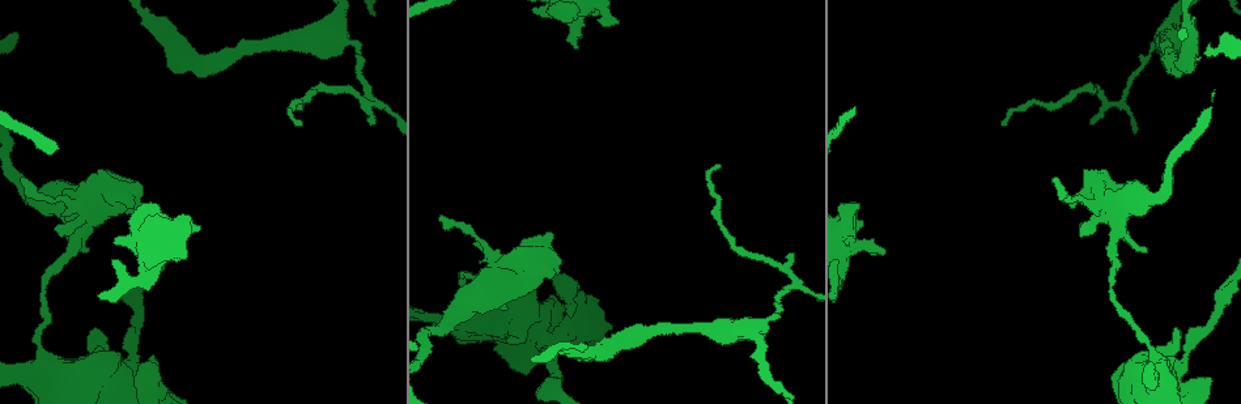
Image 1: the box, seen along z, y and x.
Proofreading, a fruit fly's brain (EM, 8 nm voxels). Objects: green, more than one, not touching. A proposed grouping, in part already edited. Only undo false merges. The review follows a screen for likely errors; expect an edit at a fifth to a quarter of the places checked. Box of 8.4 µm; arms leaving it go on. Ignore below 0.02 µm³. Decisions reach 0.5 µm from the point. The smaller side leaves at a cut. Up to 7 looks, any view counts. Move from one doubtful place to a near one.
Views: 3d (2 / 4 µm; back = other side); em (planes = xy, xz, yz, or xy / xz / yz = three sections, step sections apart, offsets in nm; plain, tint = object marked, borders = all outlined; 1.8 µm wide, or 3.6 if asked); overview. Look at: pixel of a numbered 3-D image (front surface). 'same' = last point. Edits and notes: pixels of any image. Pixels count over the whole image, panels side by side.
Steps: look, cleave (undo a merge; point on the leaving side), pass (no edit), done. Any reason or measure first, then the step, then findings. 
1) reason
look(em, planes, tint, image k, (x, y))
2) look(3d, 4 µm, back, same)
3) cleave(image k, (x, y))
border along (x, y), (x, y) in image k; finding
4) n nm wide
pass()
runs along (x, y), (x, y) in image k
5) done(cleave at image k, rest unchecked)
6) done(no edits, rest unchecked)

abrupt turn
look(3d, 4 µm, image 1, (73, 216))

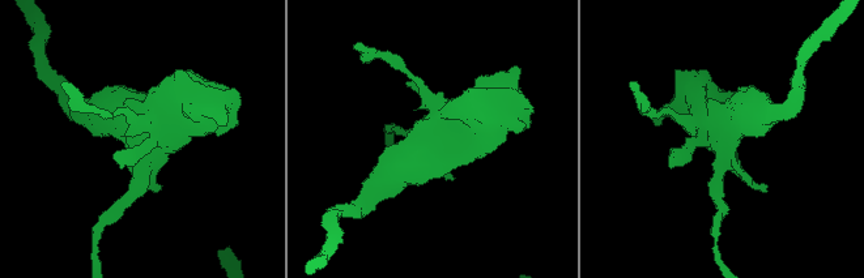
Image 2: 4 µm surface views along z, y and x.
look(em, 3.6 µm, xz, step 4, plain, image 2, (141, 137))

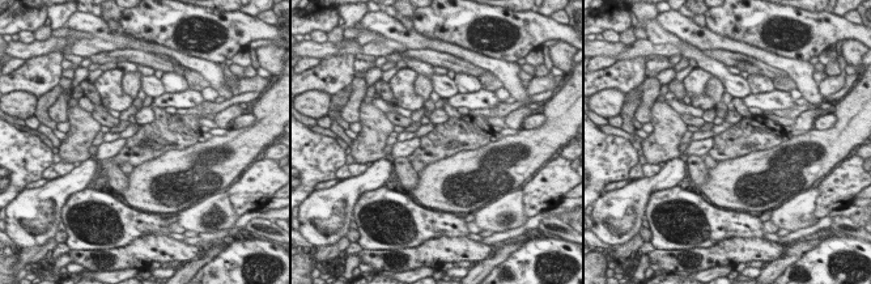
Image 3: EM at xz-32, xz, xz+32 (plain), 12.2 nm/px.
where the object lies
look(em, 3.6 µm, xz, step 4, tint, same)

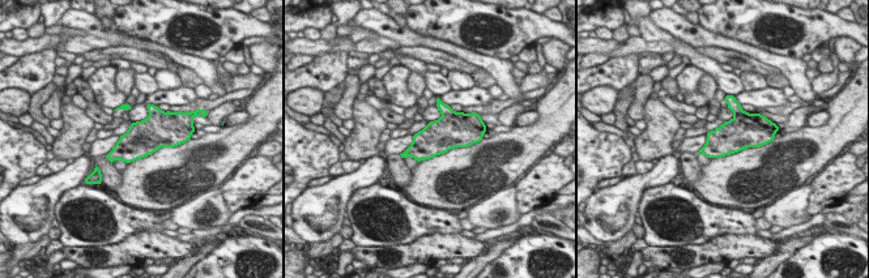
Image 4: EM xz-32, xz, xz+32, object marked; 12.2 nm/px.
pass()
continuous, no second neuron

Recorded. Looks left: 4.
thick turns thin
look(3d, 4 µm, image 1, (50, 365))

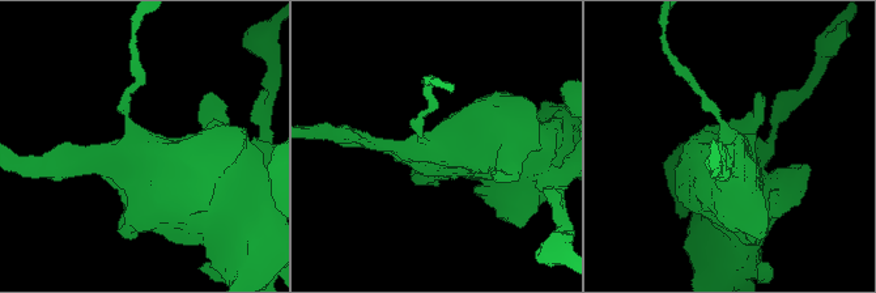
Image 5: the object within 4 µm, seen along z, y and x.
now the EM
look(em, 3.6 µm, yz, step 16, tint, image 5, (439, 150))

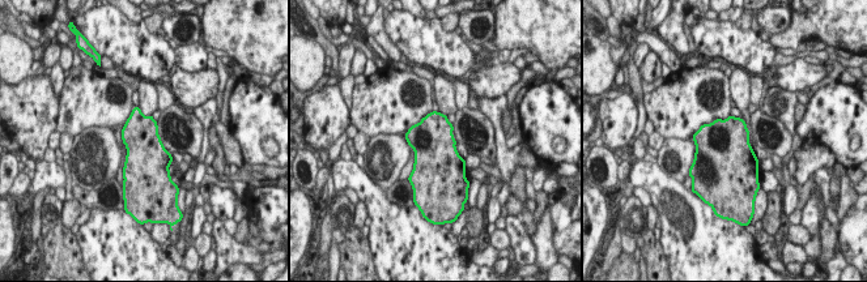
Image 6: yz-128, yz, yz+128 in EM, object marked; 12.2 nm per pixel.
look(em, 3.6 µm, planes, tint, same)

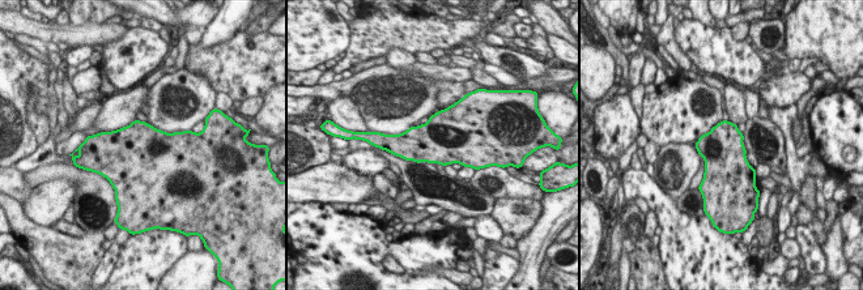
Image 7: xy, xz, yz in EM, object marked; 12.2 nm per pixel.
550 nm wide
pass()
continuous, no second neuron

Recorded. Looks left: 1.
done(no edits, rest unchecked)

